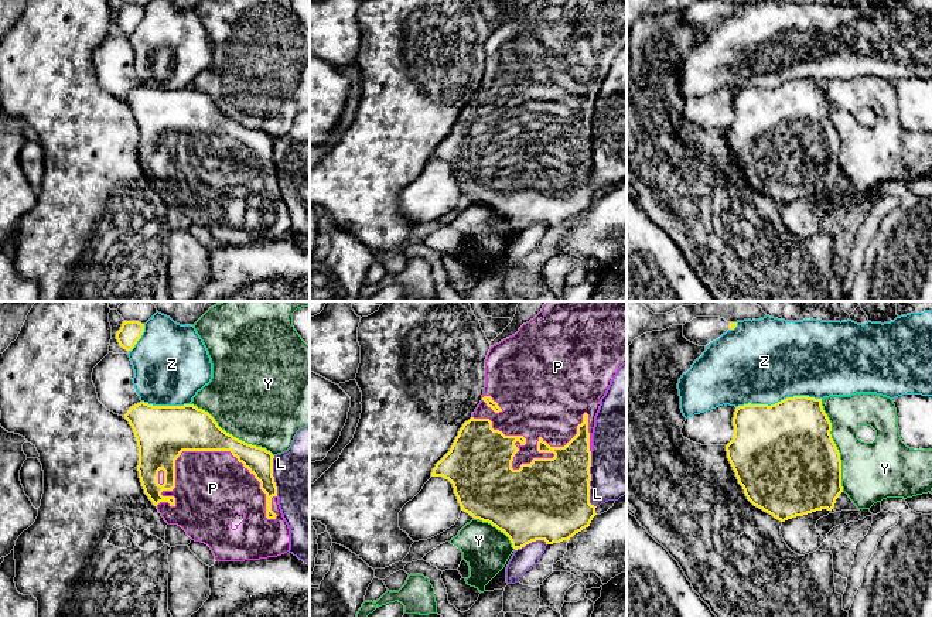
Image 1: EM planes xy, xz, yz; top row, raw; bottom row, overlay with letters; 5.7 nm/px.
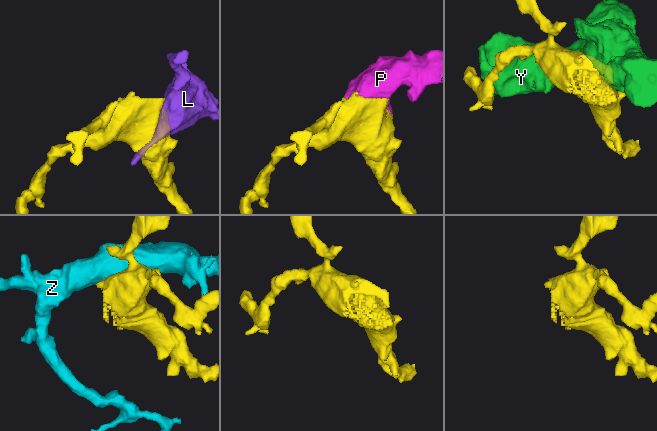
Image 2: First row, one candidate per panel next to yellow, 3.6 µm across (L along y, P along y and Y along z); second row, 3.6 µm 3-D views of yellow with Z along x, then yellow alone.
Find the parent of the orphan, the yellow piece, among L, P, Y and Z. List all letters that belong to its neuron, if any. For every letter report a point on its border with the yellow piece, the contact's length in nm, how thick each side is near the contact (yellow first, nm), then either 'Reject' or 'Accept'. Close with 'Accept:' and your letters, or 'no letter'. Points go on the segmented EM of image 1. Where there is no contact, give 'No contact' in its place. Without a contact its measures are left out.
L: Touches yellow at xz (590, 480). Shared border 320 nm. Thickness 440 nm (yellow) against 400 nm. Reject
P: Touches yellow at xz (548, 458). Shared border 700 nm. Thickness 460 nm (yellow) against 280 nm. Accept
Y: Touches yellow at yz (835, 444). Shared border 550 nm. Thickness 500 nm (yellow) against 320 nm. Reject
Z: Touches yellow at yz (778, 402). Shared border 480 nm. Thickness 500 nm (yellow) against 480 nm. Reject
Accept: P

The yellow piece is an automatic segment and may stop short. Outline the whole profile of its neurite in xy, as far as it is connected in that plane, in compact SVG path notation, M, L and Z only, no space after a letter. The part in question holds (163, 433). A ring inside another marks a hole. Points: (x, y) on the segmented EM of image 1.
M140 402L124 419L137 441L144 494L168 525L178 525L192 540L208 544L216 561L260 560L290 550L290 529L279 505L270 451L226 433L194 404Z

